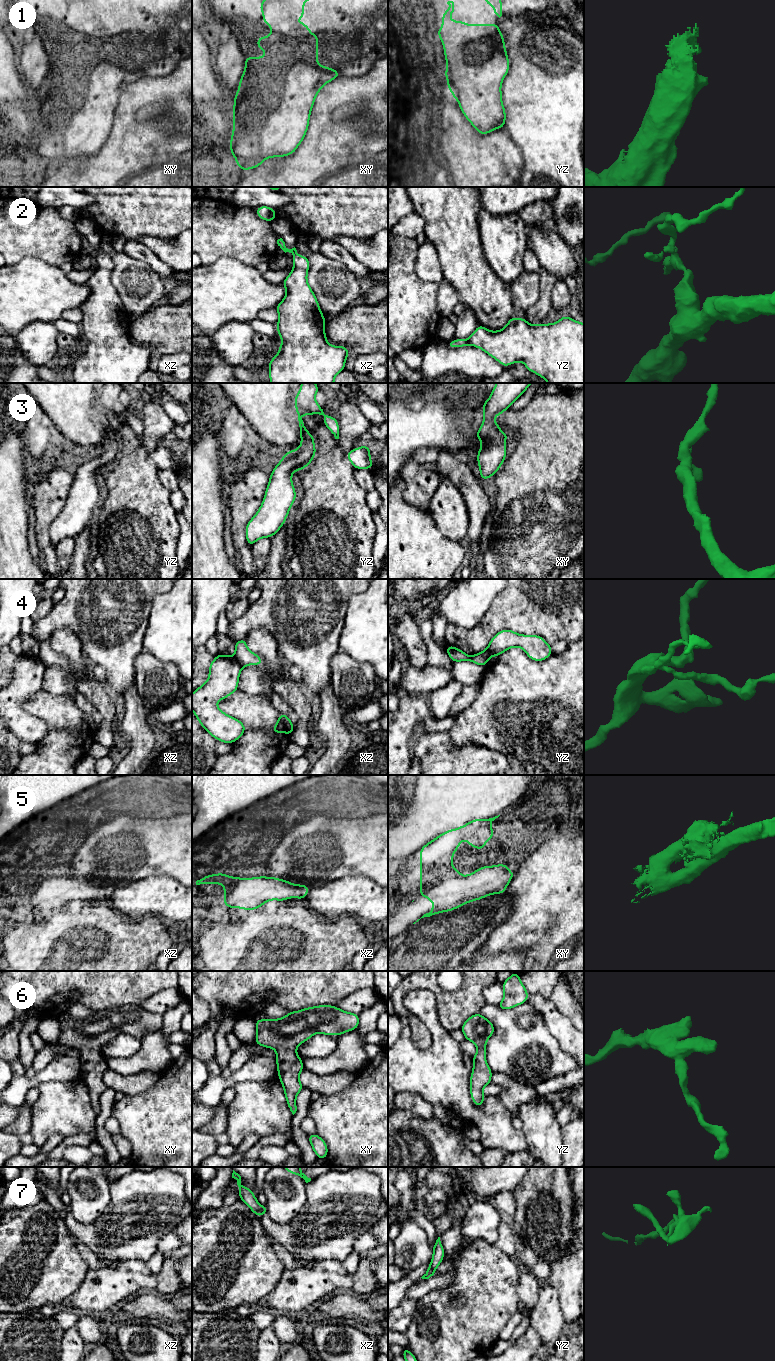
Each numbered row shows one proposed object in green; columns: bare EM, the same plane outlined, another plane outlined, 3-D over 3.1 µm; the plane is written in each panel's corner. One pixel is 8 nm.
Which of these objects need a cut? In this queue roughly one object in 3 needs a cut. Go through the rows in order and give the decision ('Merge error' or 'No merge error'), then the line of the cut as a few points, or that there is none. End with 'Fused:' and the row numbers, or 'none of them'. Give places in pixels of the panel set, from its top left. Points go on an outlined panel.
1: No merge error. No split
2: No merge error. No split
3: No merge error. No split
4: Merge error. Split along xz (233, 656), (242, 667)
5: No merge error. No split
6: No merge error. No split
7: Merge error. Split along yz (428, 1268), (434, 1270)
Fused: 4, 7

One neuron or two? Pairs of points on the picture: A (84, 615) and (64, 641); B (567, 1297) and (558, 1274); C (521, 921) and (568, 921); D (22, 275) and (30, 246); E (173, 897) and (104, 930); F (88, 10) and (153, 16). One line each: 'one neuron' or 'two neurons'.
A: two neurons
B: one neuron
C: one neuron
D: two neurons
E: two neurons
F: one neuron

